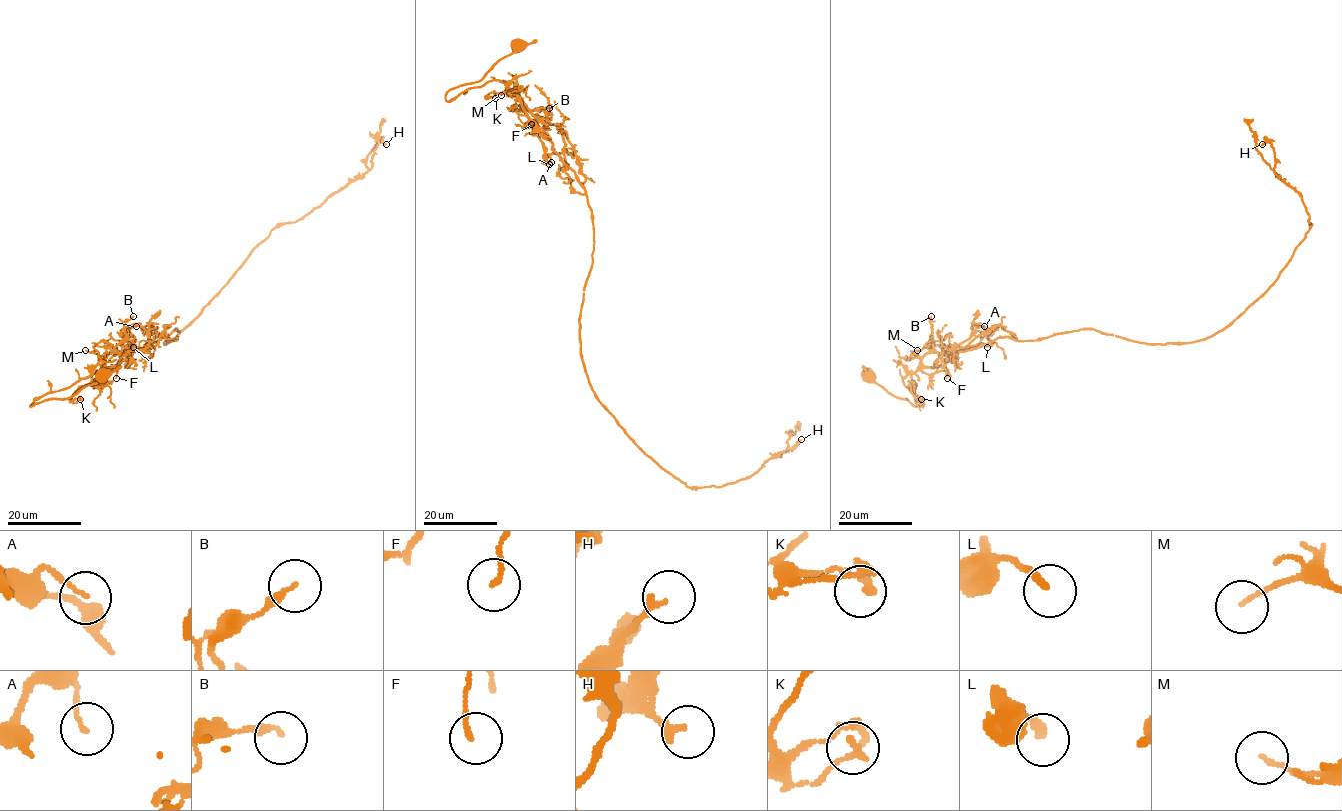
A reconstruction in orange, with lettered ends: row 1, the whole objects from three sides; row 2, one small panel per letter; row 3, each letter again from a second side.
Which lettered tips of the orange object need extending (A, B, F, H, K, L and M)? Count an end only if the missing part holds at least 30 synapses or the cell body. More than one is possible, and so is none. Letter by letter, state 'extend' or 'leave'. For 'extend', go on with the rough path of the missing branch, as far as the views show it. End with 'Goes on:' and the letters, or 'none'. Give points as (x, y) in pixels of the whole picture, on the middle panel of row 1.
A: leave
B: leave
F: leave
H: leave
K: leave
L: leave
M: leave
Goes on: none

